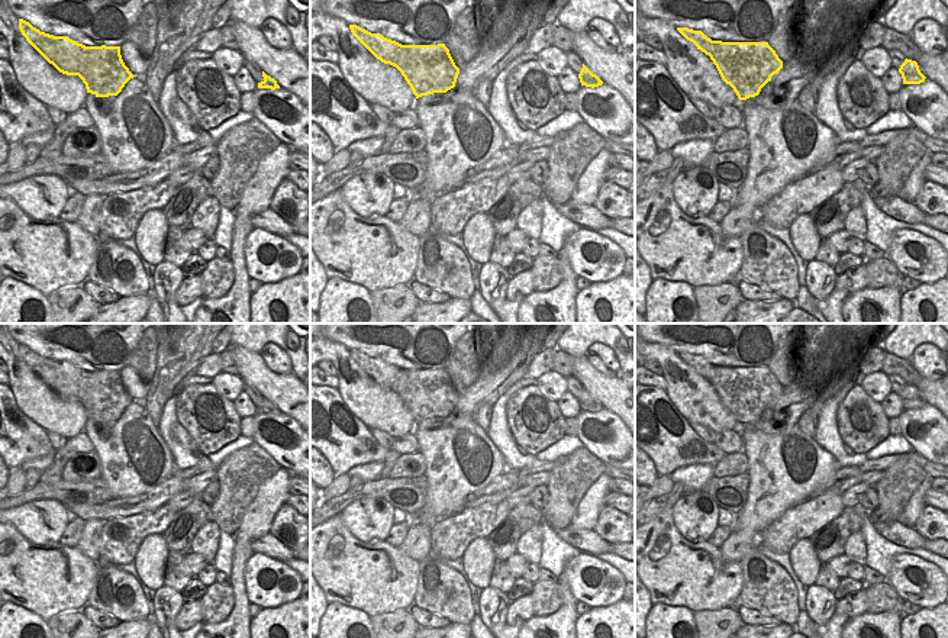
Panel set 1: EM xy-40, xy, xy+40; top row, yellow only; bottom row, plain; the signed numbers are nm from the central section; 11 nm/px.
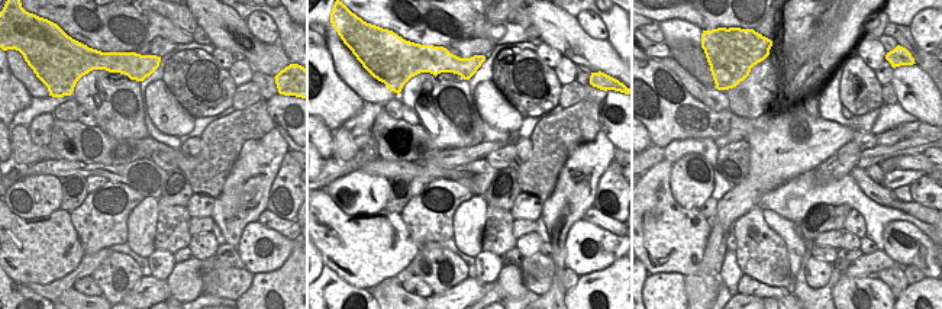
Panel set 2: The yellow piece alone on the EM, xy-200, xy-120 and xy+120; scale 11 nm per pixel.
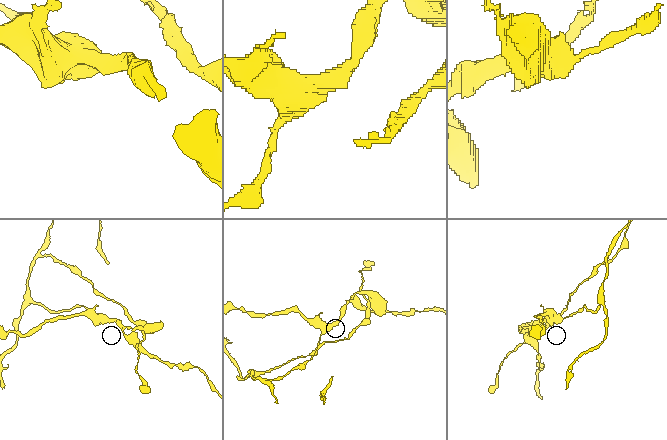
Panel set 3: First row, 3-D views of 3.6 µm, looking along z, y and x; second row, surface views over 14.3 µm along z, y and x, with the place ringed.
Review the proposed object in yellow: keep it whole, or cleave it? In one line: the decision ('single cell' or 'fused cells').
fused cells

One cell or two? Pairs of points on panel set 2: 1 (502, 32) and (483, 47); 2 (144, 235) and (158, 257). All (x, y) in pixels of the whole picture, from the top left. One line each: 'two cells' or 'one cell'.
1: two cells
2: two cells

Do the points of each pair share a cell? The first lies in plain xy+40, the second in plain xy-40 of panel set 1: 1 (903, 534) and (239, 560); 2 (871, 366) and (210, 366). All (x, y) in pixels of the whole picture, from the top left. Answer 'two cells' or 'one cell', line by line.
1: two cells
2: one cell

